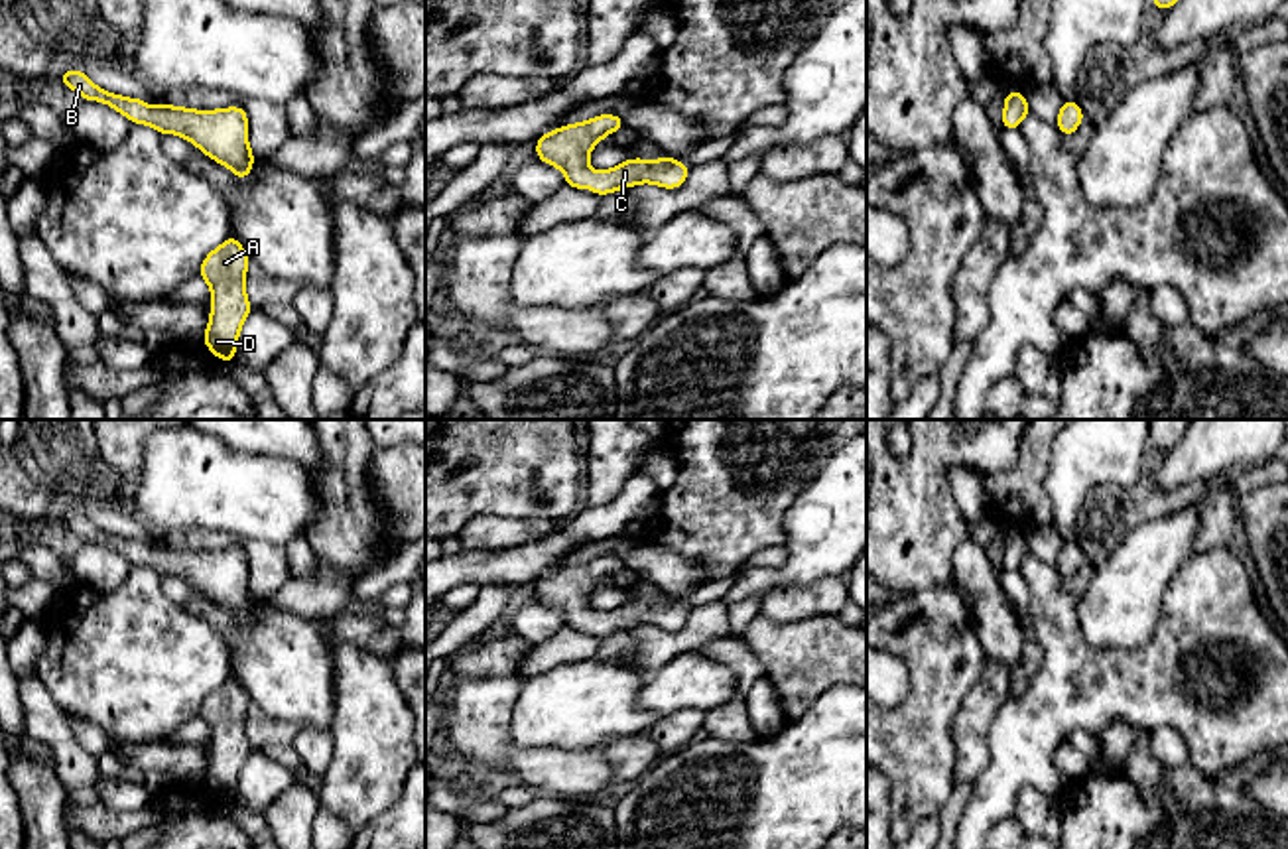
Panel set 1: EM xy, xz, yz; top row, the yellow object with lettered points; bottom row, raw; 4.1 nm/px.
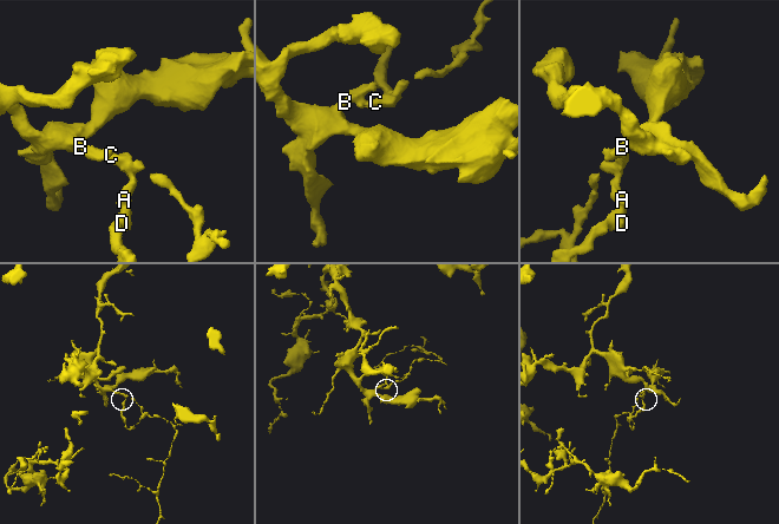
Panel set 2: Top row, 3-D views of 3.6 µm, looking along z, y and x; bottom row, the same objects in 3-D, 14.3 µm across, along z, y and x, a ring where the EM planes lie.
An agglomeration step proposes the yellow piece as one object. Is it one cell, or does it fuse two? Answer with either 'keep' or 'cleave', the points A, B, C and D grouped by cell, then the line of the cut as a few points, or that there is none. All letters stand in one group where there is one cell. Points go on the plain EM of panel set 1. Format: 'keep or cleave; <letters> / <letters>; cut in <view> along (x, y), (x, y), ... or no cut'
keep; A B C D; no cut

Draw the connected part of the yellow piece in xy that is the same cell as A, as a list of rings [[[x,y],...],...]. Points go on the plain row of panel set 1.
[[[230,674],[201,703],[199,715],[211,729],[211,756],[203,774],[205,788],[223,804],[234,804],[236,782],[252,745],[246,739],[250,699]]]

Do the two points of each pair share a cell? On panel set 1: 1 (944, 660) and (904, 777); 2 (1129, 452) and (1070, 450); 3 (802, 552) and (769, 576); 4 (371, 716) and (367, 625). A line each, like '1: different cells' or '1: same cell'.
1: same cell
2: same cell
3: same cell
4: different cells

